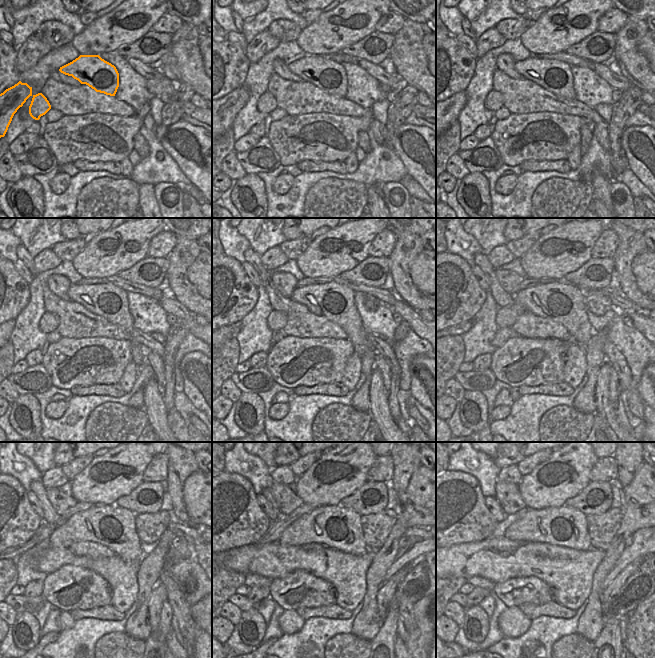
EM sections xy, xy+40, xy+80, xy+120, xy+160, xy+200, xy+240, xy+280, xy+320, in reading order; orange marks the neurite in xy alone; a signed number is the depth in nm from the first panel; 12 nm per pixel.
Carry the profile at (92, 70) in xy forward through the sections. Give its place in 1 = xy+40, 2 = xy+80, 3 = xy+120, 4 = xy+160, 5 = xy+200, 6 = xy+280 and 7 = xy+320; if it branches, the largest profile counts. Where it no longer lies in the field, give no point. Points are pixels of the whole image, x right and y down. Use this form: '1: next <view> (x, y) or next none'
1: next xy+40 (329, 76)
2: next xy+80 (554, 76)
3: next xy+120 (106, 300)
4: next xy+160 (336, 302)
5: next xy+200 (563, 303)
6: next xy+280 (333, 526)
7: next xy+320 (564, 526)

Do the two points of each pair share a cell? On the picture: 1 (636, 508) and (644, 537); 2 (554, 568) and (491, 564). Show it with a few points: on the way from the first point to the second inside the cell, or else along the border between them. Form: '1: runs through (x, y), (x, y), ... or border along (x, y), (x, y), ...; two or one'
1: border along (644, 527), (639, 528), (632, 535); two
2: runs through (538, 564), (507, 564); one

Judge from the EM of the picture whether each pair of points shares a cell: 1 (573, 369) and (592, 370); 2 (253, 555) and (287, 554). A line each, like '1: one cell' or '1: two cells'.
1: two cells
2: one cell

